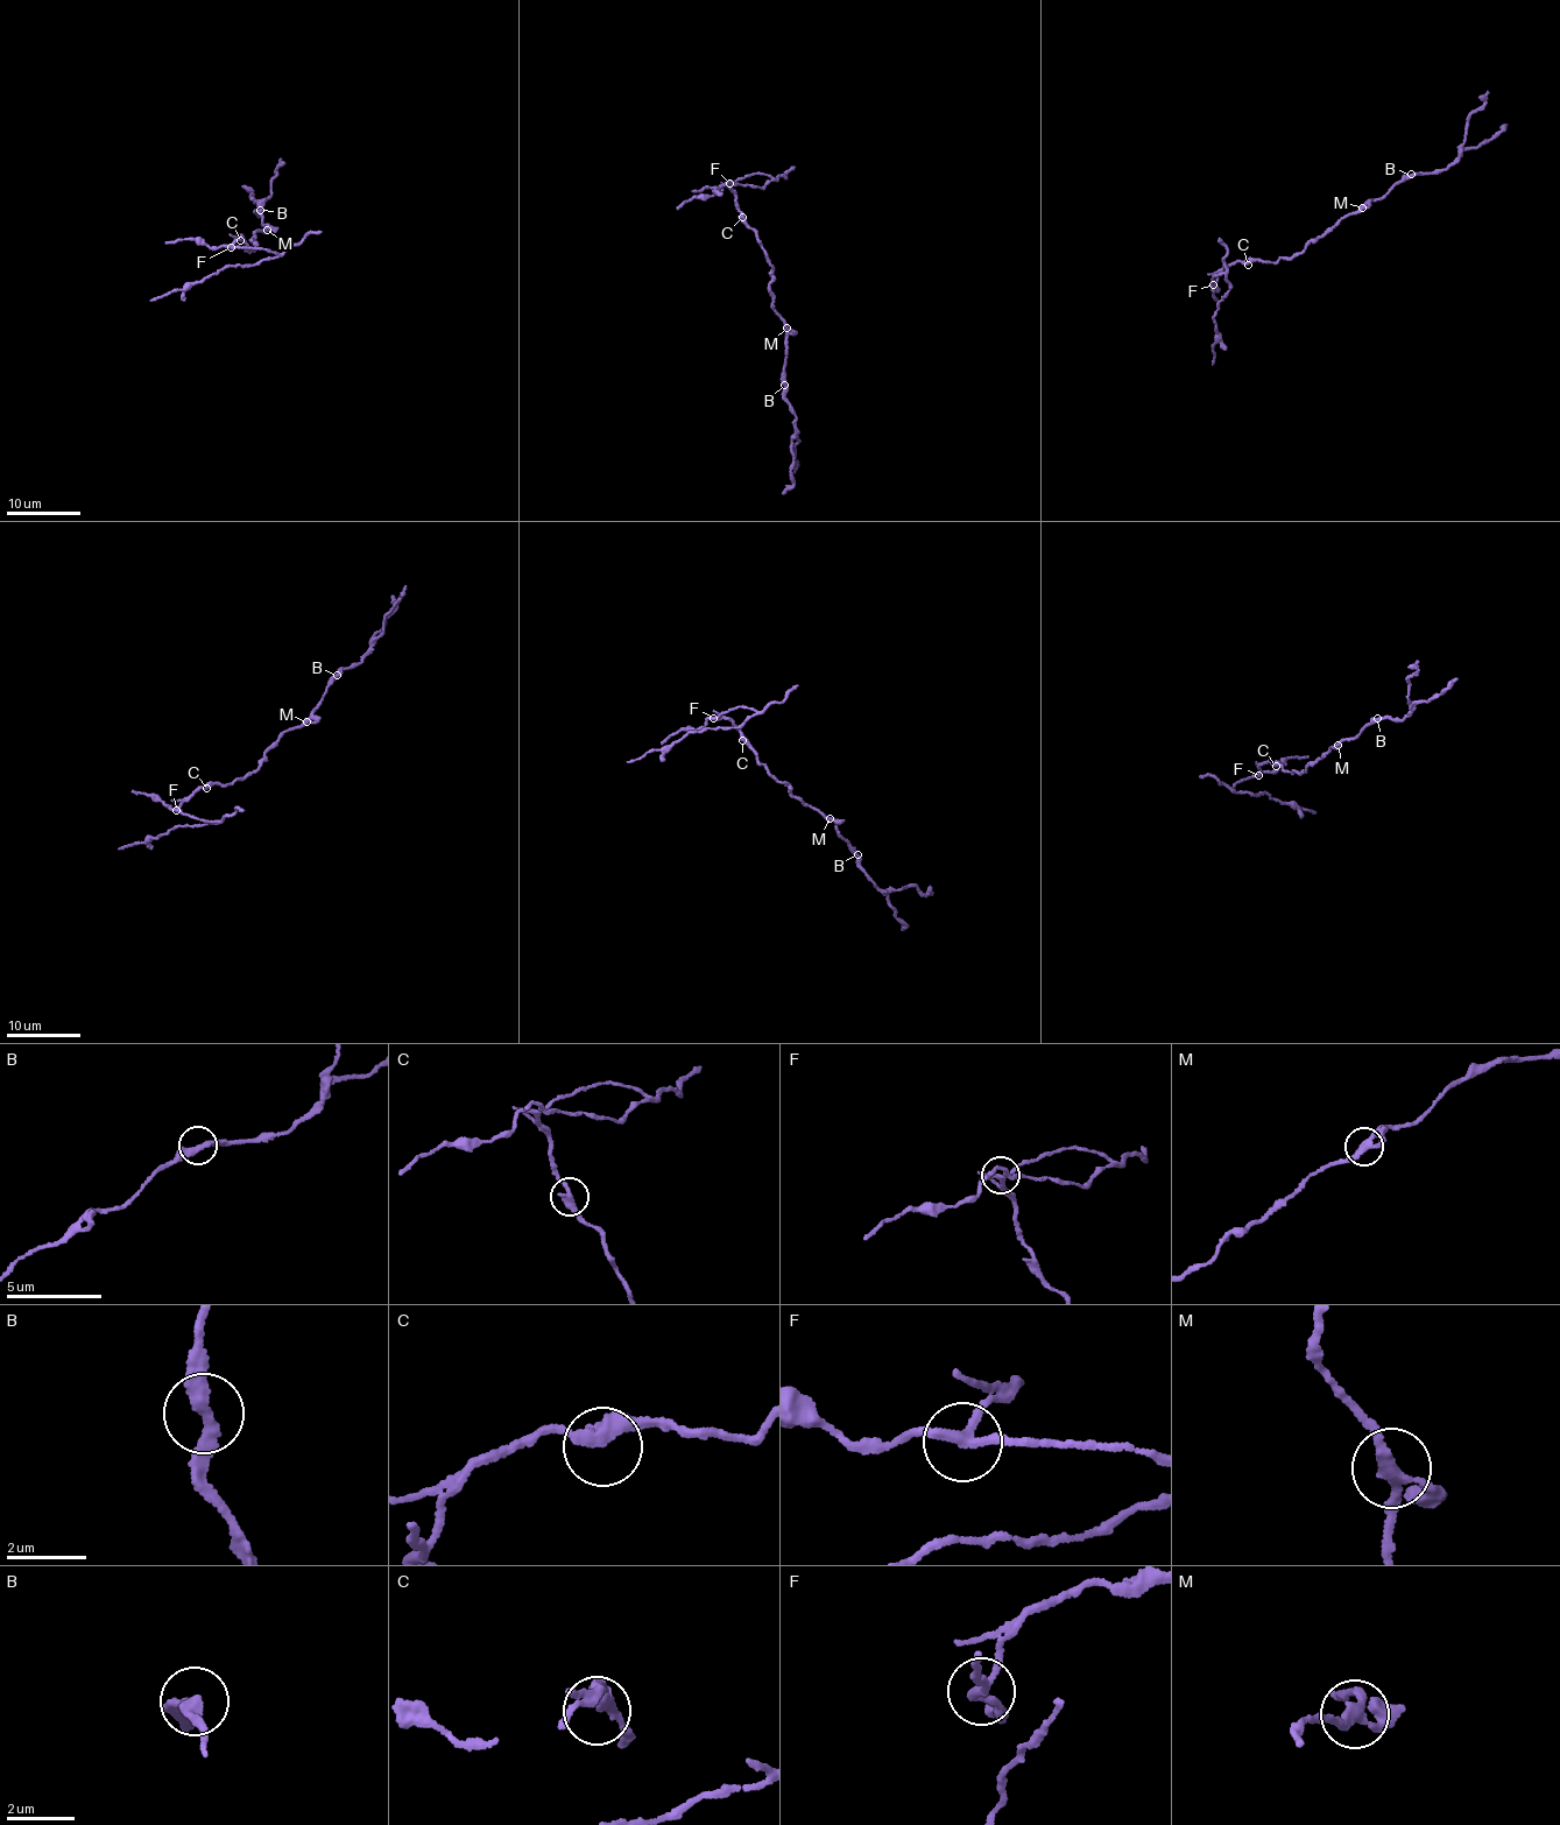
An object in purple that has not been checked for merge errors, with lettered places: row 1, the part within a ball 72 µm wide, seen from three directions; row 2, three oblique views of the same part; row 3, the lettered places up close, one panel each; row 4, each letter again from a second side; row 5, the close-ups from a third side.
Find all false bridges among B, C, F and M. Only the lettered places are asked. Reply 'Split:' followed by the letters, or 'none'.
Split: F

